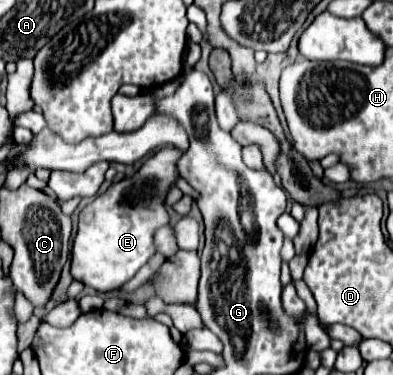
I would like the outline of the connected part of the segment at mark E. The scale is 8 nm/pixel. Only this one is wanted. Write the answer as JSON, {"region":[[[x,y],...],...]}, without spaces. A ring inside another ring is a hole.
{"region":[[[163,147],[159,149],[153,157],[149,157],[141,169],[131,175],[121,179],[119,183],[113,183],[107,193],[95,197],[79,215],[79,231],[73,241],[73,261],[71,261],[71,275],[85,283],[87,287],[93,287],[97,291],[113,291],[125,285],[129,279],[135,277],[135,273],[149,263],[149,259],[157,253],[153,235],[159,227],[169,225],[169,213],[165,209],[165,199],[169,189],[175,185],[179,179],[179,169],[177,161],[183,153],[175,147]]]}

